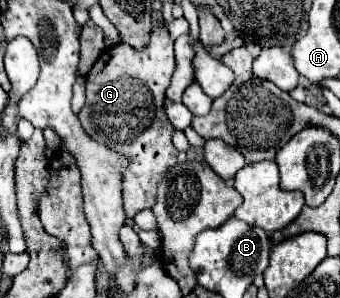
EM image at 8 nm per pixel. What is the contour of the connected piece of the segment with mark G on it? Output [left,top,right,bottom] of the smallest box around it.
[79,27,177,217]

